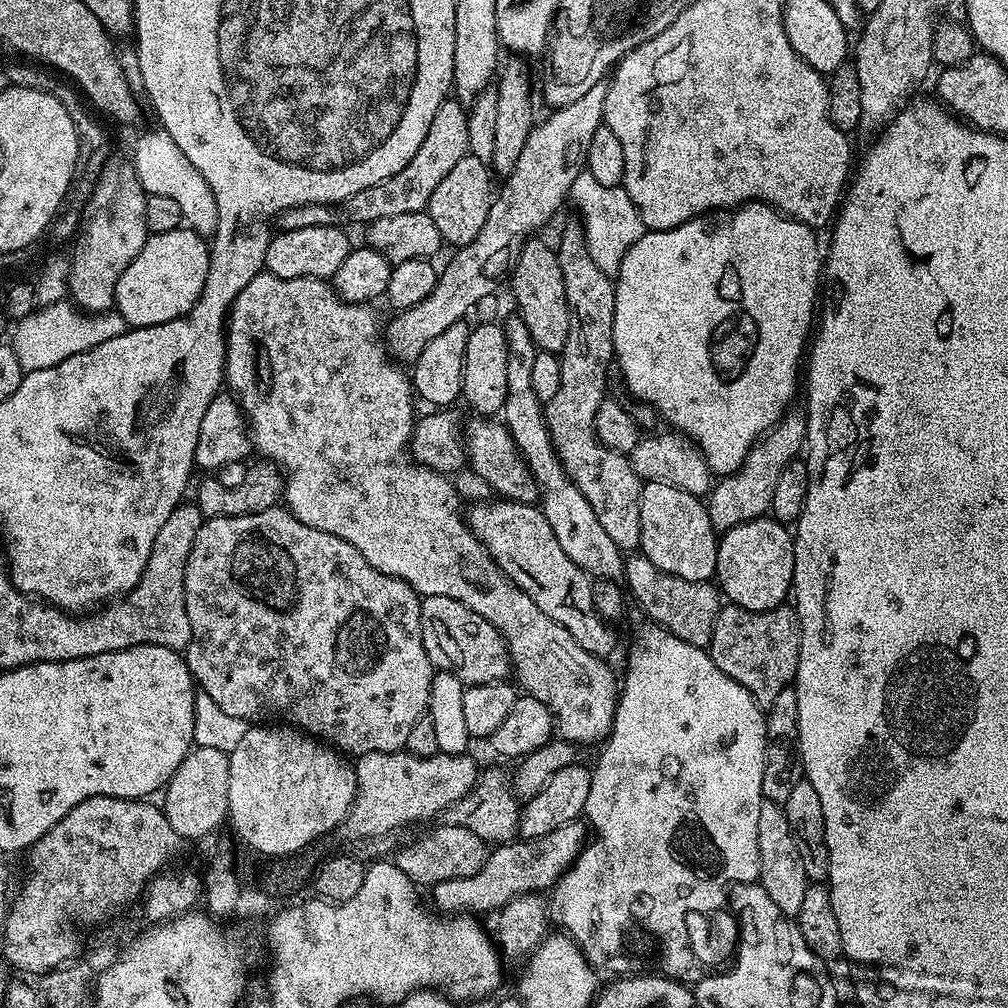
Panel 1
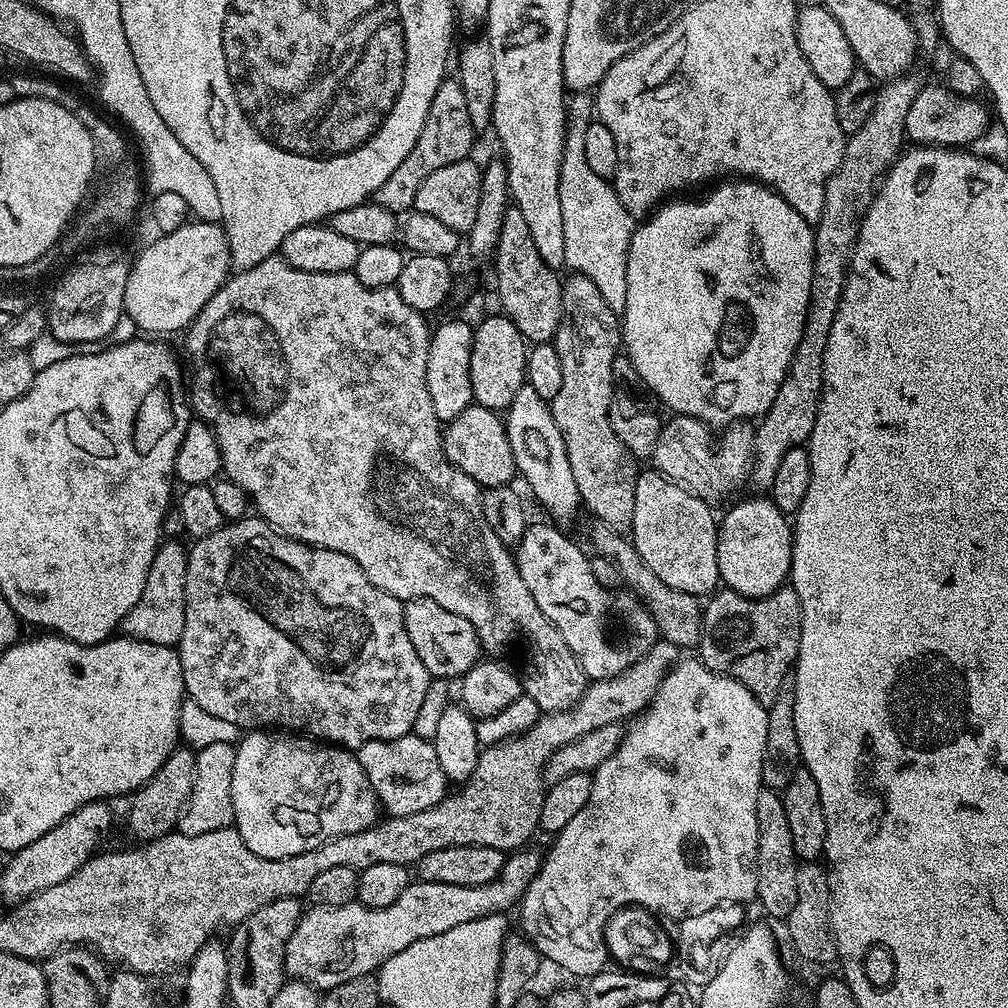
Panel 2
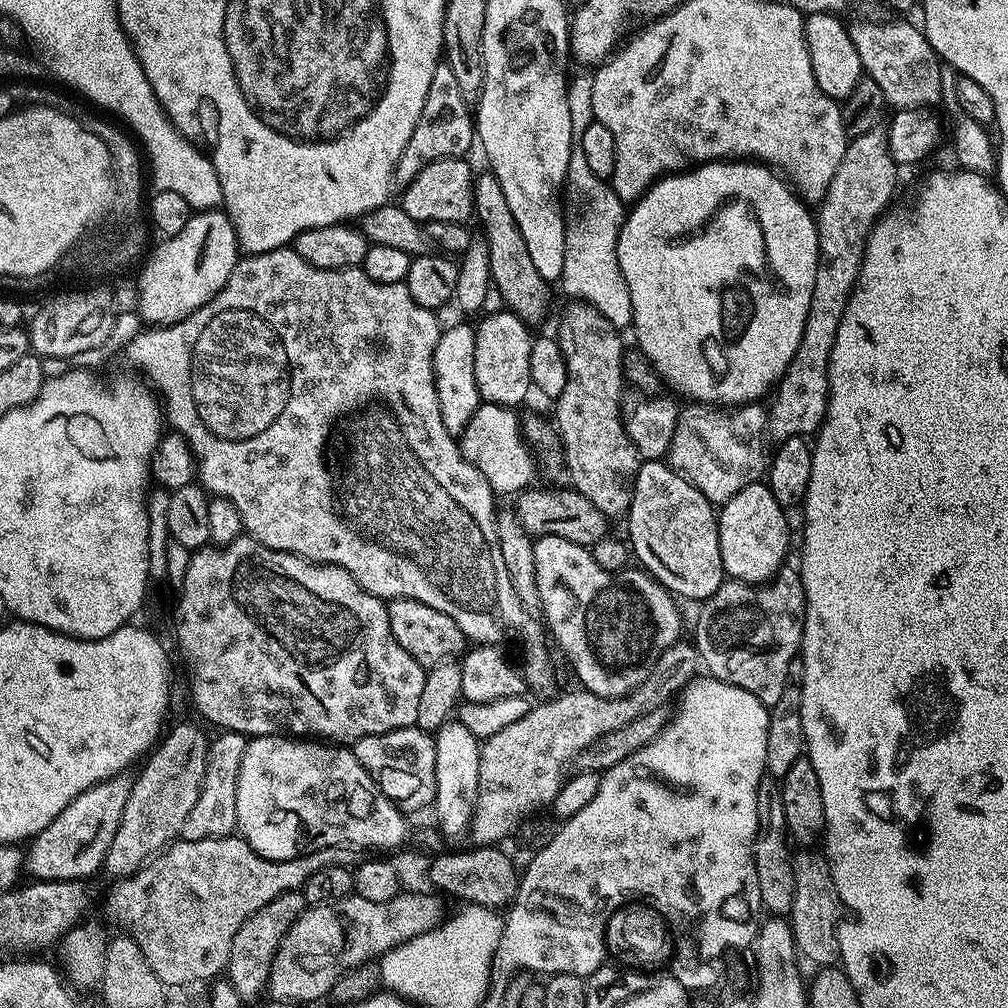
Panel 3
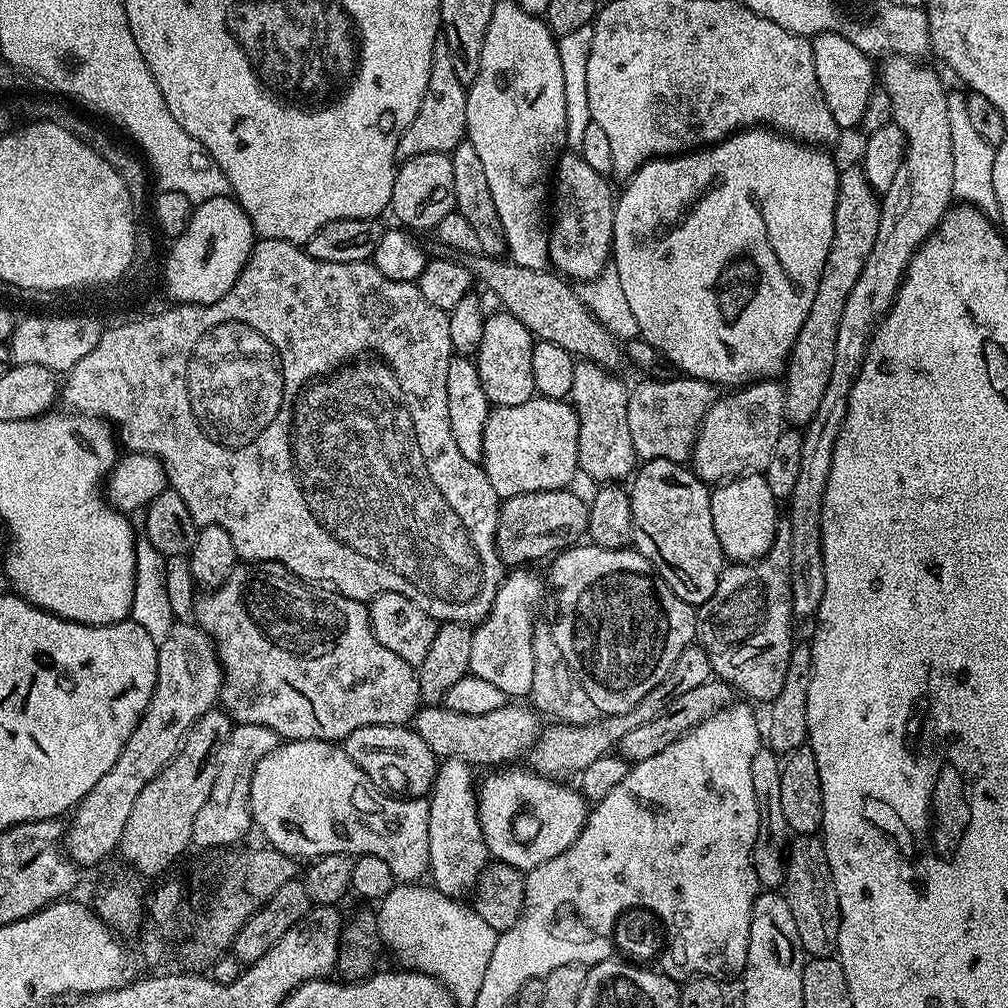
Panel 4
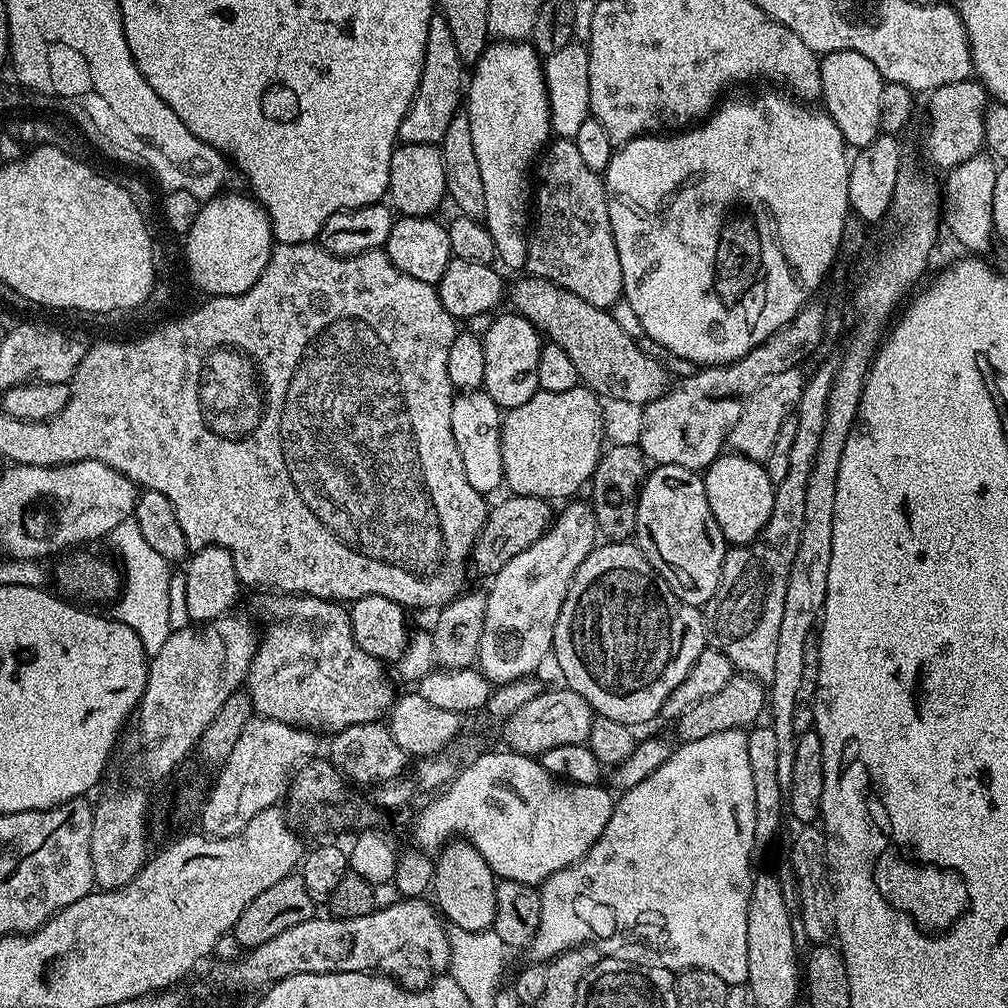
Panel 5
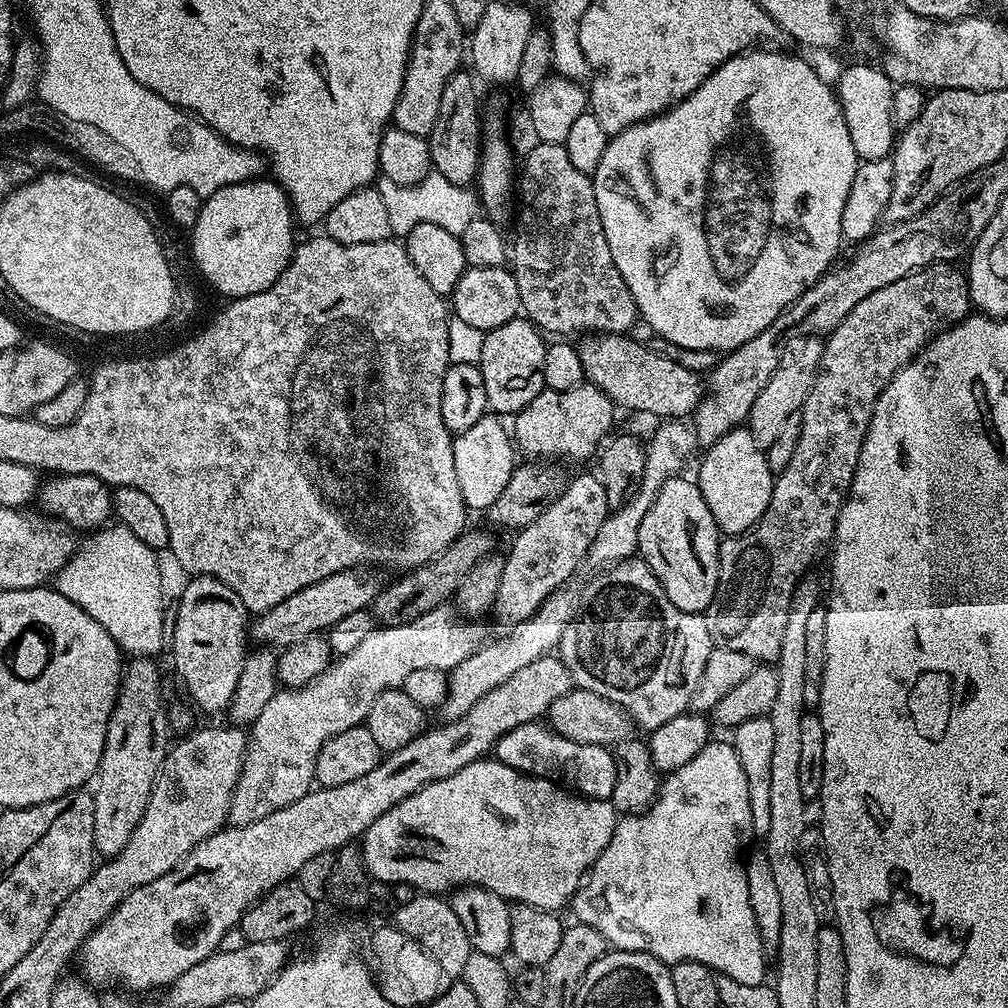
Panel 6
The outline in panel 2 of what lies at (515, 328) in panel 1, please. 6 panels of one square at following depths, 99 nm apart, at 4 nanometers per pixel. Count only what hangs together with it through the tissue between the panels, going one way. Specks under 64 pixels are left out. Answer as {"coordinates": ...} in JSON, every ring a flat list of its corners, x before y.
{"coordinates":[[526,382,520,387,518,394,514,394,514,402,510,402,503,422,519,479,528,483,537,502,557,521,566,520,576,511,581,511,578,482,574,482,574,470,570,470,566,442,562,442,562,430,558,430,558,422,554,422,551,403,541,398,534,391,534,386]]}

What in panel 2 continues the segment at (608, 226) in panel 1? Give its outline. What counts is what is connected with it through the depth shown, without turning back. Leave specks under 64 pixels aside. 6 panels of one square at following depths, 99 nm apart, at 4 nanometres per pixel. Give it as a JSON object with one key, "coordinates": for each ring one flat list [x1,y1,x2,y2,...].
{"coordinates":[[588,92,575,93,566,104,564,153,558,178,560,201,562,202,562,235,566,237,564,268,571,270,577,276,590,278,590,282,594,282,594,286,598,286,602,298,606,298,606,306,610,306,610,310,620,314,623,313,626,306,626,258,634,231,634,217,626,210,626,206,622,206,622,202,618,202,618,194,612,189,611,183,598,178,598,174,594,174,594,169,586,163,586,126,593,123,593,120,593,97]]}

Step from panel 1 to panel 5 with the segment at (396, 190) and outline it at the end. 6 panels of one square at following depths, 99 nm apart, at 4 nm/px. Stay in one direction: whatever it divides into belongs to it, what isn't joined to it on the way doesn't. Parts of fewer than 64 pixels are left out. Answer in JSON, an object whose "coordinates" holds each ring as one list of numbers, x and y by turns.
{"coordinates":[[433,15,426,34,426,54,422,66,422,78,418,90,410,102,408,112,402,118,398,137,402,144,435,144,446,134,446,126,461,111,462,89,466,84,466,68,458,58,458,49,454,47,454,38,450,26,442,15]]}

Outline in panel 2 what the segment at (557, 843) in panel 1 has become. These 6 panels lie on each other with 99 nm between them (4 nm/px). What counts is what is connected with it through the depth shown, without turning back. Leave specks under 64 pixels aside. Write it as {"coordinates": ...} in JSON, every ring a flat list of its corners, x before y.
{"coordinates":[[517,850,507,857,502,866,502,870,490,882,486,882,482,886,450,886,446,882,430,882,429,880,417,879,415,882,409,883,407,888,401,888,398,898,394,902,383,906,369,906,359,902,353,902,346,906,318,906,311,905,301,915,298,926,290,934,290,938,284,943,284,971,293,981,307,984,316,990,327,990,338,986,339,983,350,982,351,979,360,977,371,977,382,965,390,958,394,958,394,954,398,954,398,950,406,950,406,946,414,946,414,942,418,942,422,938,434,938,434,934,446,934,446,930,454,930,454,926,462,926,462,922,470,922,474,918,482,918,483,916,494,916,497,914,507,913,507,908,515,909,520,903,520,899,524,896,524,891,530,886,530,882,538,874,540,869,541,853,528,852,529,850]]}

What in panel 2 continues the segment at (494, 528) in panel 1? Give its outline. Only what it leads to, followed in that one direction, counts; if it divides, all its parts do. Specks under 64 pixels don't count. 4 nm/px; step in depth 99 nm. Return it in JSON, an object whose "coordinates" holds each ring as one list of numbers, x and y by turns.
{"coordinates":[[529,523,524,536,514,548,514,559,516,570,520,573,522,582,526,582,526,590,538,602,538,610,546,614,546,618,566,638,566,646,574,654,576,661,580,663,585,677,589,681,609,680,618,674,622,674,631,664,640,659,655,646,658,633,654,618,648,612,647,606,643,604,631,590,624,590,620,596,620,624,608,624,608,596,609,589,602,587,598,578,590,570,590,559,564,532,555,528,557,525]]}

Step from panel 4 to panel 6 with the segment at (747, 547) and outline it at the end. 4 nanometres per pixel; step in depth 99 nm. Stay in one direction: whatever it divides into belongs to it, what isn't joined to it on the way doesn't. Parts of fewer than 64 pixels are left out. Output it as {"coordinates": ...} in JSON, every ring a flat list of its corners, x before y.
{"coordinates":[[741,426,731,428,718,442,714,442,703,453,704,461,700,464,700,476,698,483,702,490,702,498,706,498,706,506,710,506,710,514,714,514,714,522,721,533,729,536,736,536,740,532,747,532,750,528,755,528,764,518,766,506,770,506,770,494,774,483,774,473,768,465,768,457,765,449,754,442,751,431,747,427]]}

